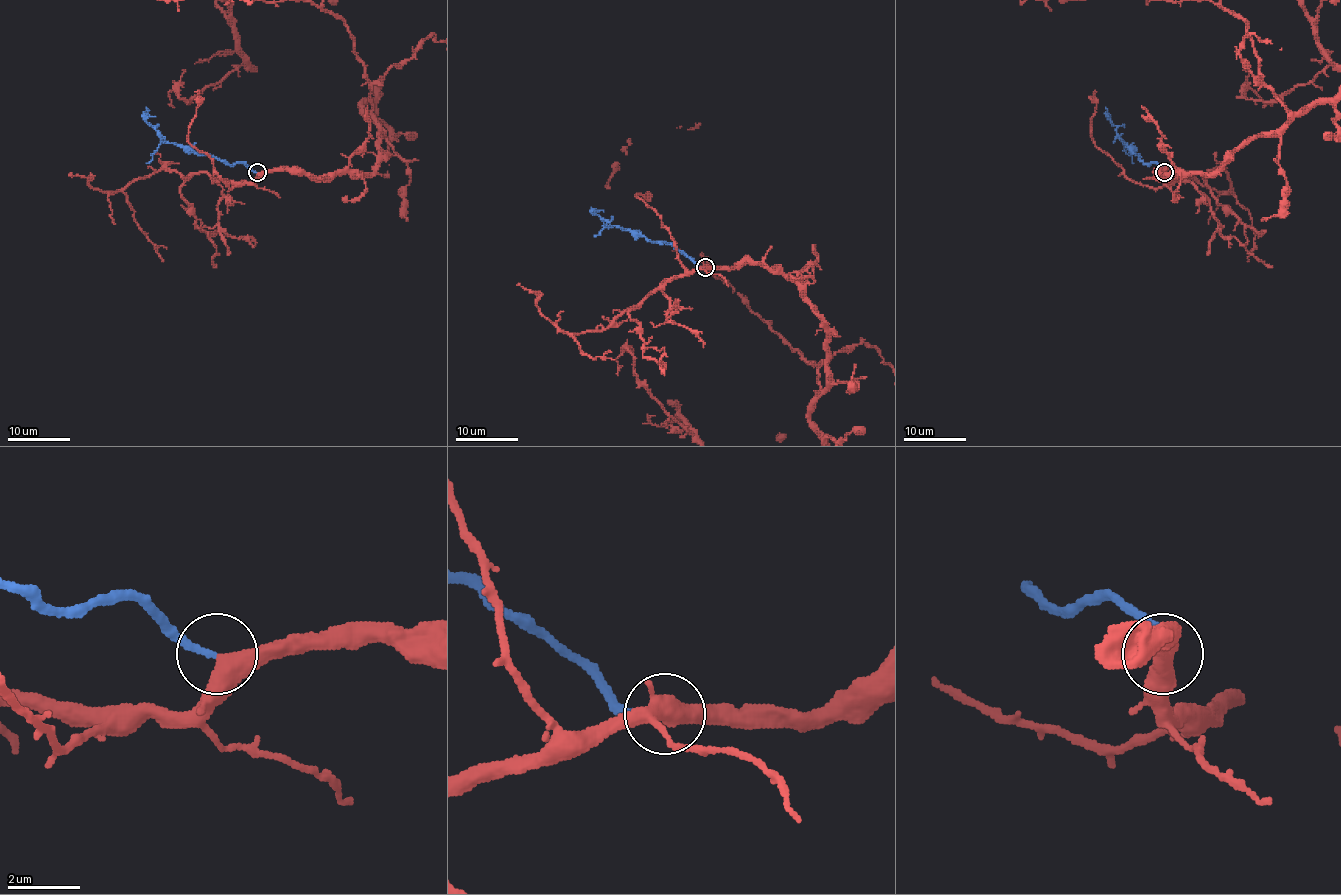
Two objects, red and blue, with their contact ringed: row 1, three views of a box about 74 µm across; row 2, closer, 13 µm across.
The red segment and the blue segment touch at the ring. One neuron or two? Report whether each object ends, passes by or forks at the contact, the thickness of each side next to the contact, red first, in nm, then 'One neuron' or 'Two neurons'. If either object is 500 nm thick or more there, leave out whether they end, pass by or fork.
At the ring red passes by. At the ring blue ends. Thickness 420 nm (red) against 180 nm. One neuron

